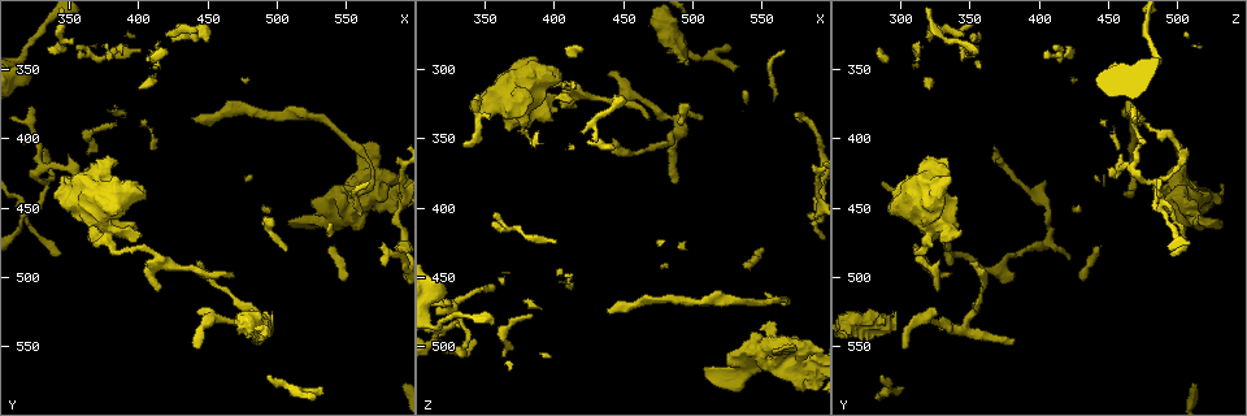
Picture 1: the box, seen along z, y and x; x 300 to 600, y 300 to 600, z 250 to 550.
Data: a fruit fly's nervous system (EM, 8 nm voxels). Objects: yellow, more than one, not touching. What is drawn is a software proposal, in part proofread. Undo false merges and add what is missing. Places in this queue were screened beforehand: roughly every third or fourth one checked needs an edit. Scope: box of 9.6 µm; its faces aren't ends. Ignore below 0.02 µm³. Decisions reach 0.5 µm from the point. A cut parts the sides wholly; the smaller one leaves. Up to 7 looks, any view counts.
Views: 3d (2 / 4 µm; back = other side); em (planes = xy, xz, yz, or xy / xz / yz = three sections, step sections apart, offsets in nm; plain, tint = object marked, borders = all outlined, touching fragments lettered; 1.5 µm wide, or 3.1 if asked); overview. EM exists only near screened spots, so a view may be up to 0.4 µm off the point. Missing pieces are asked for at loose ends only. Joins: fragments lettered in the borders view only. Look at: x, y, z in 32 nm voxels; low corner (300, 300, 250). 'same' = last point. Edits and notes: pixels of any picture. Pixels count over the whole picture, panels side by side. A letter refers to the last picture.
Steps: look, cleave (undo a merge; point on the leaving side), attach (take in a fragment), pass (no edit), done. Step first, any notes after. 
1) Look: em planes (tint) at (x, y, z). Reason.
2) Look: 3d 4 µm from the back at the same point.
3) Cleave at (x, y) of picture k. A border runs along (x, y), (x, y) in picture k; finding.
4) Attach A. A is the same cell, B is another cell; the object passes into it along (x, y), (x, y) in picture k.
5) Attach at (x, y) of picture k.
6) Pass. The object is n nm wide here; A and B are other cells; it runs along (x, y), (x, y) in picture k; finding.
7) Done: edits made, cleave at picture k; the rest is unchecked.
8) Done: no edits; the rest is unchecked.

Look: 3d 2 µm from the back at (320, 452, 490). Two arms in line, one across.

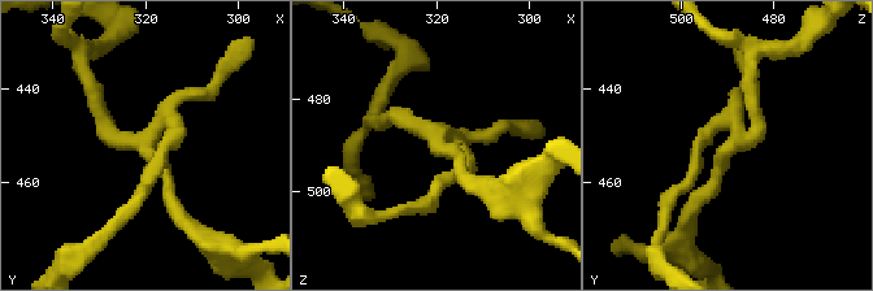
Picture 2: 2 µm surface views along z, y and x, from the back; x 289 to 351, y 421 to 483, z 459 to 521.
Look: em xz step 4 (tint) at (321, 452, 489).

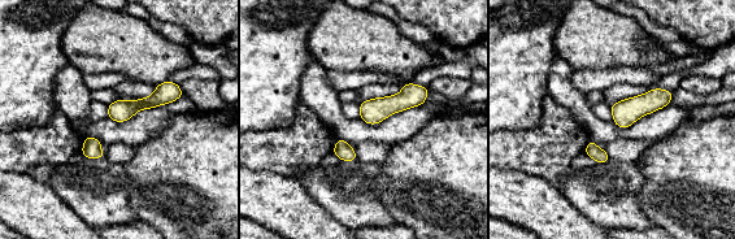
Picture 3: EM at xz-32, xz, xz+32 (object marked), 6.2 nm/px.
Look: em xz step 4 (borders) at the same point. What lies round it.

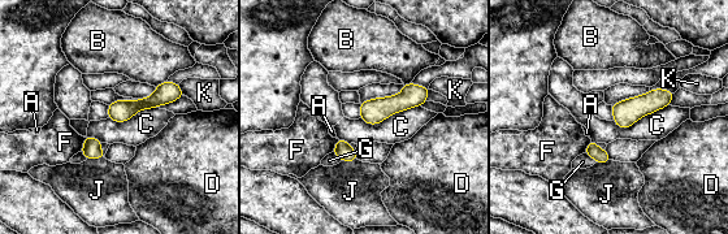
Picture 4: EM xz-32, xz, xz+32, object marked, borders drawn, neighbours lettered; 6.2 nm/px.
Pass. The object is 140 nm wide here; A, B, C, D, F, G, J and K are other cells; a border runs along (420, 105), (376, 124), (360, 118) in picture 4; continuous, no second neuron.

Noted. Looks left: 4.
Look: em xy step 4 (borders) at (488, 548, 380). Free end.

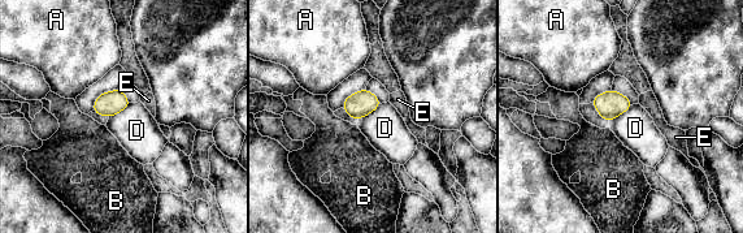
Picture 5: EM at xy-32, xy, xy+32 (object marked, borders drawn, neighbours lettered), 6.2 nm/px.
Pass. The longest contact is with D, 190 nm; A, B, D and E are other cells; a border runs along (633, 104), (609, 121) in picture 5; no lettered fragment goes on from it.

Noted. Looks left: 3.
Look: 3d 2 µm at (524, 444, 510). Stops while still wide.

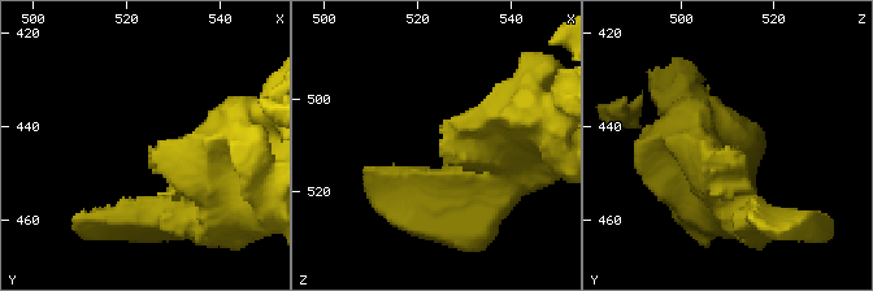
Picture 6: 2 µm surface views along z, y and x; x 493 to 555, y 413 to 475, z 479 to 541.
Look: em xy step 4 (borders) at (525, 445, 511). Need the tissue.

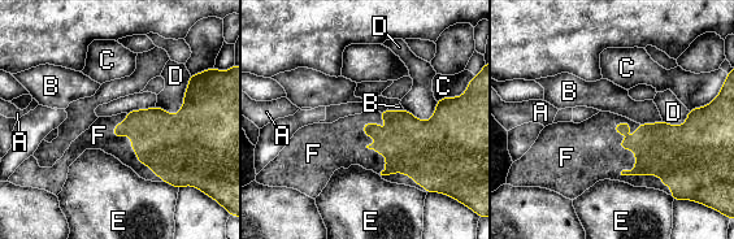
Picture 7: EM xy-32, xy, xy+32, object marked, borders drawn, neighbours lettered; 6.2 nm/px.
Attach F. F is the same cell, A, B, C, D and E are other cells; the object passes into it along (425, 150), (386, 160), (348, 146) in picture 7; it goes on there.

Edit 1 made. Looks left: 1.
Done: edits made, attach at picture 7; the rest is unchecked.

